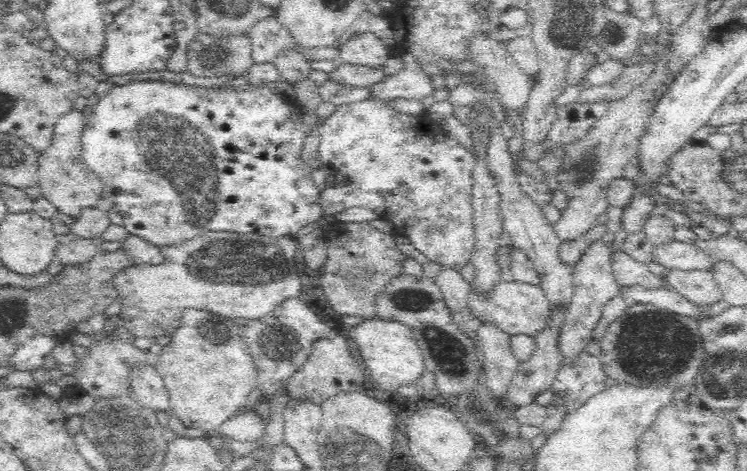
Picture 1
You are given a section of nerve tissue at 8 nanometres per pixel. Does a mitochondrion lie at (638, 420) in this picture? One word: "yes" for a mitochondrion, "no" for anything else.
no

